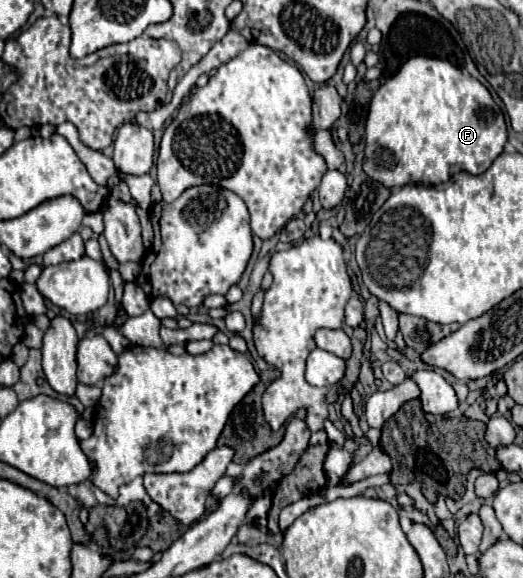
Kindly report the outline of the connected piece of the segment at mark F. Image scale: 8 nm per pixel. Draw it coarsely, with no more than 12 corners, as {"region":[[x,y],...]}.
{"region":[[411,57],[371,99],[365,173],[485,173],[507,127],[491,93]]}

